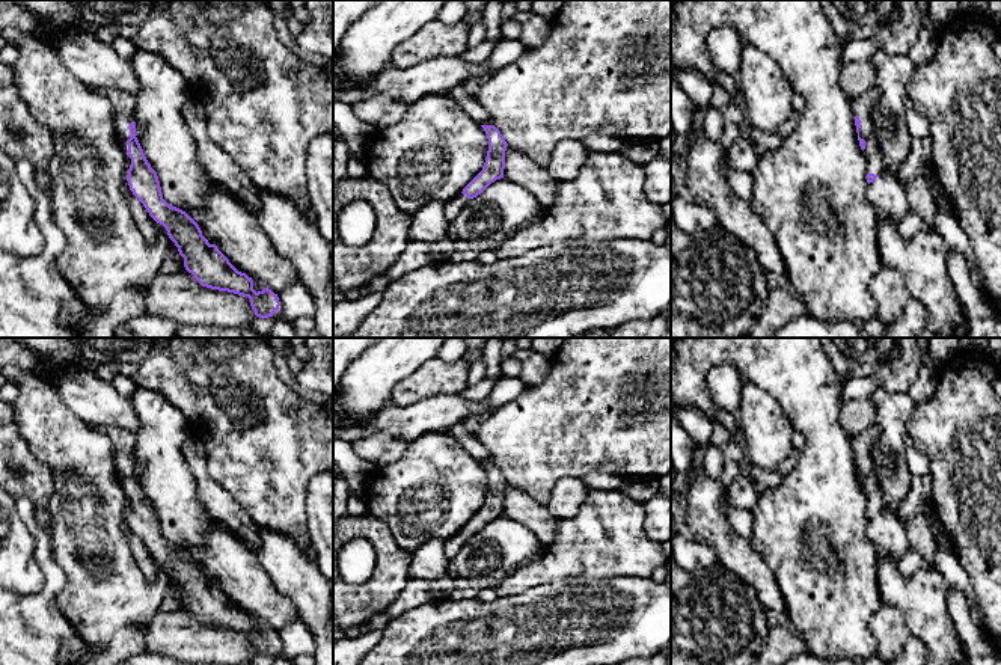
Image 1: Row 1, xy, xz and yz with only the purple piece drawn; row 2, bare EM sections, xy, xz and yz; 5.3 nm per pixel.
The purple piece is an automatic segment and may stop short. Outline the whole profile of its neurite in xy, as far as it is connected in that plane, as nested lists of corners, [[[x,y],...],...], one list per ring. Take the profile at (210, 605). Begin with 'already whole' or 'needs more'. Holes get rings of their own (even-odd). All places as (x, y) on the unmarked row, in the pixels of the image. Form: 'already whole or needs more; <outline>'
needs more; [[[89,424],[89,427],[115,443],[116,475],[130,502],[127,513],[130,528],[149,553],[166,565],[169,576],[184,596],[185,608],[202,624],[249,635],[256,654],[273,654],[280,644],[277,632],[268,626],[256,630],[252,615],[238,609],[216,582],[210,582],[199,562],[185,549],[170,544],[163,537],[157,510],[148,501],[136,475],[134,434],[119,427],[96,424]]]

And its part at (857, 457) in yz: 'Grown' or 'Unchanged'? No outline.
Grown

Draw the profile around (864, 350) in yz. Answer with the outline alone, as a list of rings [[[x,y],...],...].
[[[831,338],[838,350],[859,363],[882,362],[892,351],[895,338]]]

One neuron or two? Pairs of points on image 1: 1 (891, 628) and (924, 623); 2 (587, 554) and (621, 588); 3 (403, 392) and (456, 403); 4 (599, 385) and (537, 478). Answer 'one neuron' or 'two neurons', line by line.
1: two neurons
2: two neurons
3: two neurons
4: one neuron

